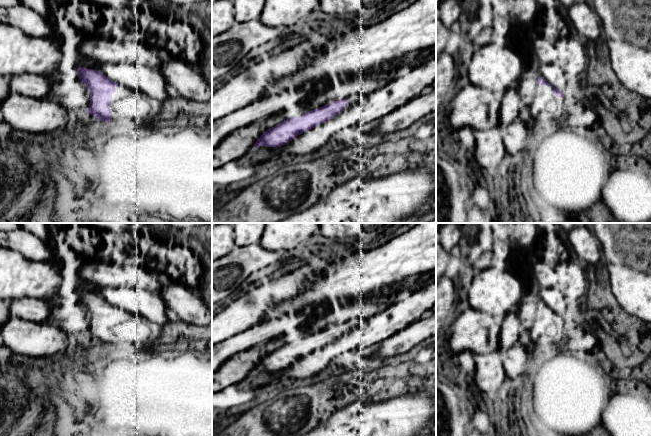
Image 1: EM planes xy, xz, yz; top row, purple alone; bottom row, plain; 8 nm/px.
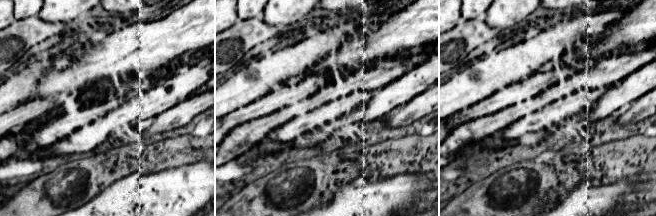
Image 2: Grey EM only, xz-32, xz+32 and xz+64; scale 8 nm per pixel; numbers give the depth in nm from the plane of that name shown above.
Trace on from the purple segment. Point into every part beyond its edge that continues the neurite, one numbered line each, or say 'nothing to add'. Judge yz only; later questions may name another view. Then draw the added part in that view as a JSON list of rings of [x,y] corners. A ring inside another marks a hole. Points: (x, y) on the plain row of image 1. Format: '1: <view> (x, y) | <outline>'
1: yz (546, 330) | [[[537,309],[528,334],[535,346],[556,347],[562,340],[564,324],[564,321],[557,321],[552,316],[551,309]]]

